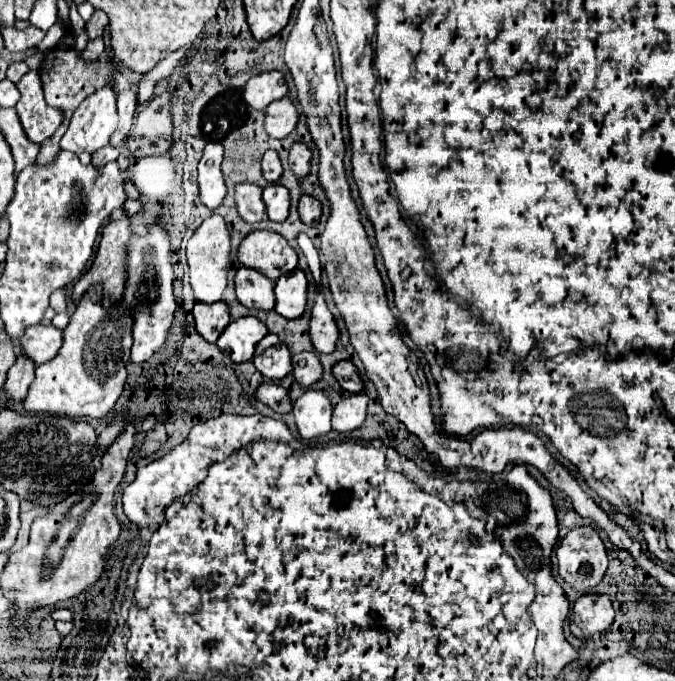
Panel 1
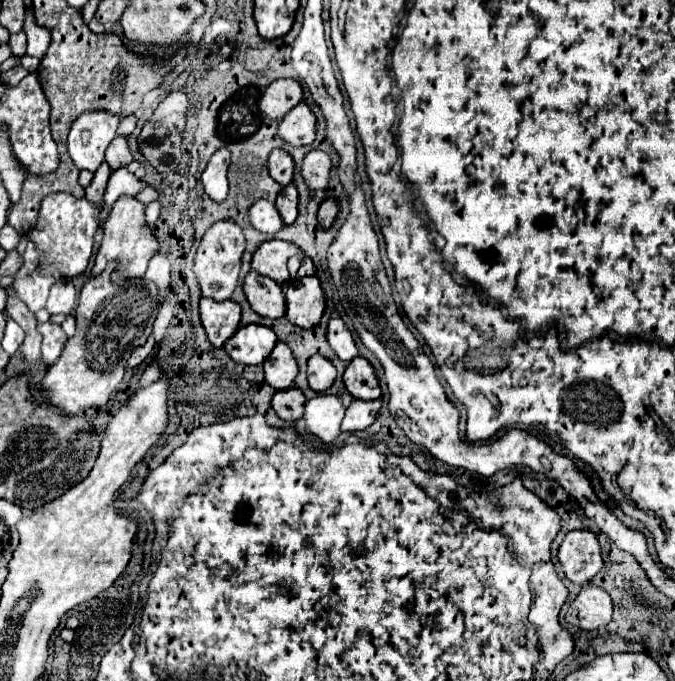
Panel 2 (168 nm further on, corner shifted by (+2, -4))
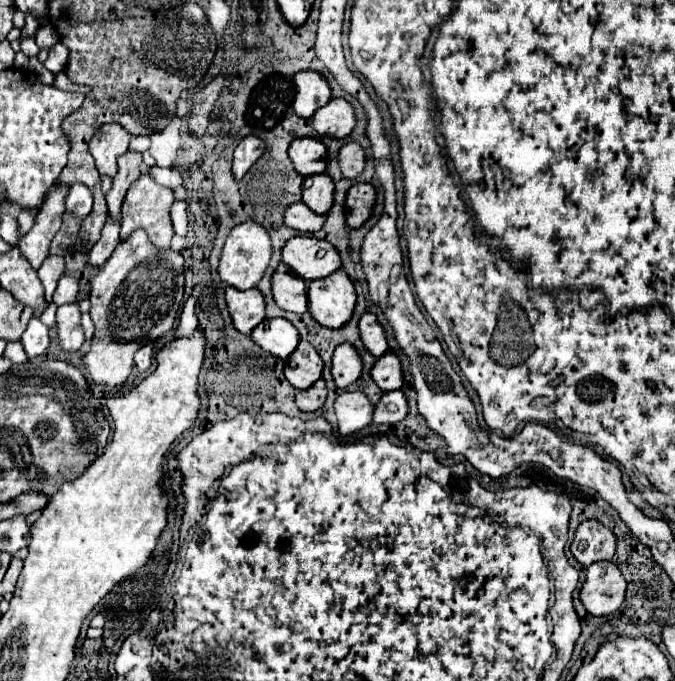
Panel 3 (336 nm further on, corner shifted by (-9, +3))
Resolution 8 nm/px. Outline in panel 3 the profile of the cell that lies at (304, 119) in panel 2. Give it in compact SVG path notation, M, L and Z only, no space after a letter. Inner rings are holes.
M335 97L331 101L331 105L319 109L319 113L315 113L311 123L315 125L315 131L323 137L347 139L353 133L357 119L355 119L353 107L345 99Z

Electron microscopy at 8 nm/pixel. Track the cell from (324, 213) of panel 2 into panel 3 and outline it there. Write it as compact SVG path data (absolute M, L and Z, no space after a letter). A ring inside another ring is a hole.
M357 183L347 193L347 225L359 229L373 213L377 191L371 183Z

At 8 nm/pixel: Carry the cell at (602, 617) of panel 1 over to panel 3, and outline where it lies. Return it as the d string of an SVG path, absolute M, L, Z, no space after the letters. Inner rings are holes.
M597 561L587 567L587 579L581 589L581 601L591 615L611 615L625 599L627 581L611 561Z

